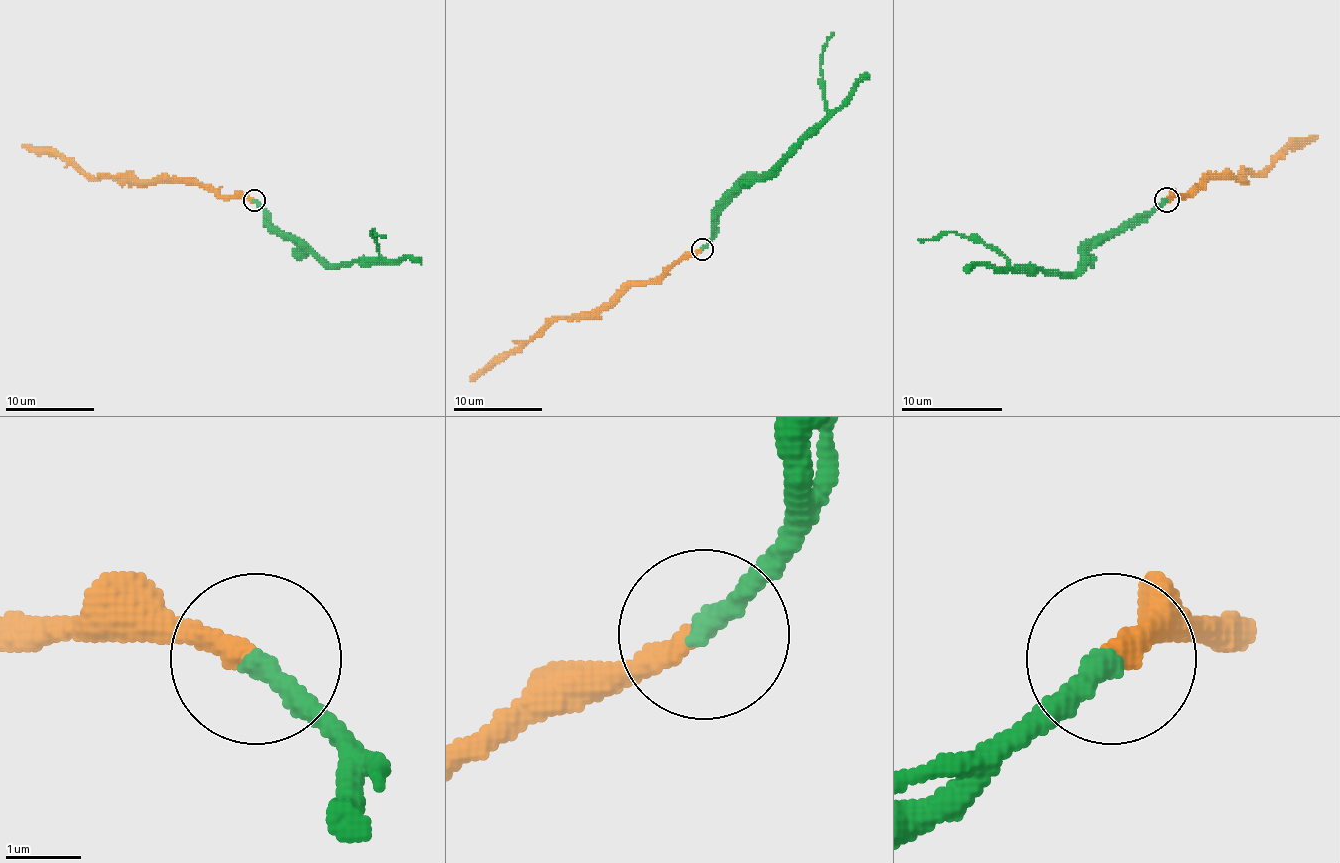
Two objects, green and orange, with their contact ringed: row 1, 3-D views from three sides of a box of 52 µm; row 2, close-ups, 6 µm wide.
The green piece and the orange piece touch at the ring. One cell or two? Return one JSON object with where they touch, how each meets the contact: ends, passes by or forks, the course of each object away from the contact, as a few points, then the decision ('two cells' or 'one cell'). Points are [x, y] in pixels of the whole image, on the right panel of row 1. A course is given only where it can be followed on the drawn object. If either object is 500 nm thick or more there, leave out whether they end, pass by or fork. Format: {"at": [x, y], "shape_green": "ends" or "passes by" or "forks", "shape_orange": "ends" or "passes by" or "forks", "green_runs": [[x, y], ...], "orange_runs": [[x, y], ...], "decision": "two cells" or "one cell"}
{"at": [1166, 200], "shape_green": "ends", "shape_orange": "ends", "green_runs": [[1167, 199], [1142, 219], [1126, 222], [1073, 273], [1012, 267], [994, 250], [959, 234], [941, 232], [918, 240]], "orange_runs": [[1167, 199], [1185, 196], [1203, 179], [1261, 173], [1289, 146], [1302, 146], [1317, 138]], "decision": "one cell"}

